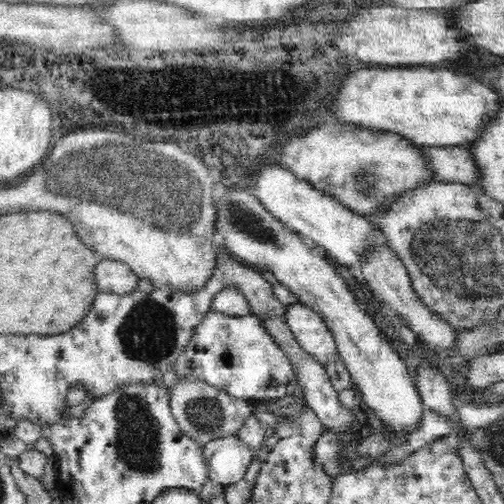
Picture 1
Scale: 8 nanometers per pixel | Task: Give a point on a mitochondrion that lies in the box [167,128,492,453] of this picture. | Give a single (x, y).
(243, 220)

